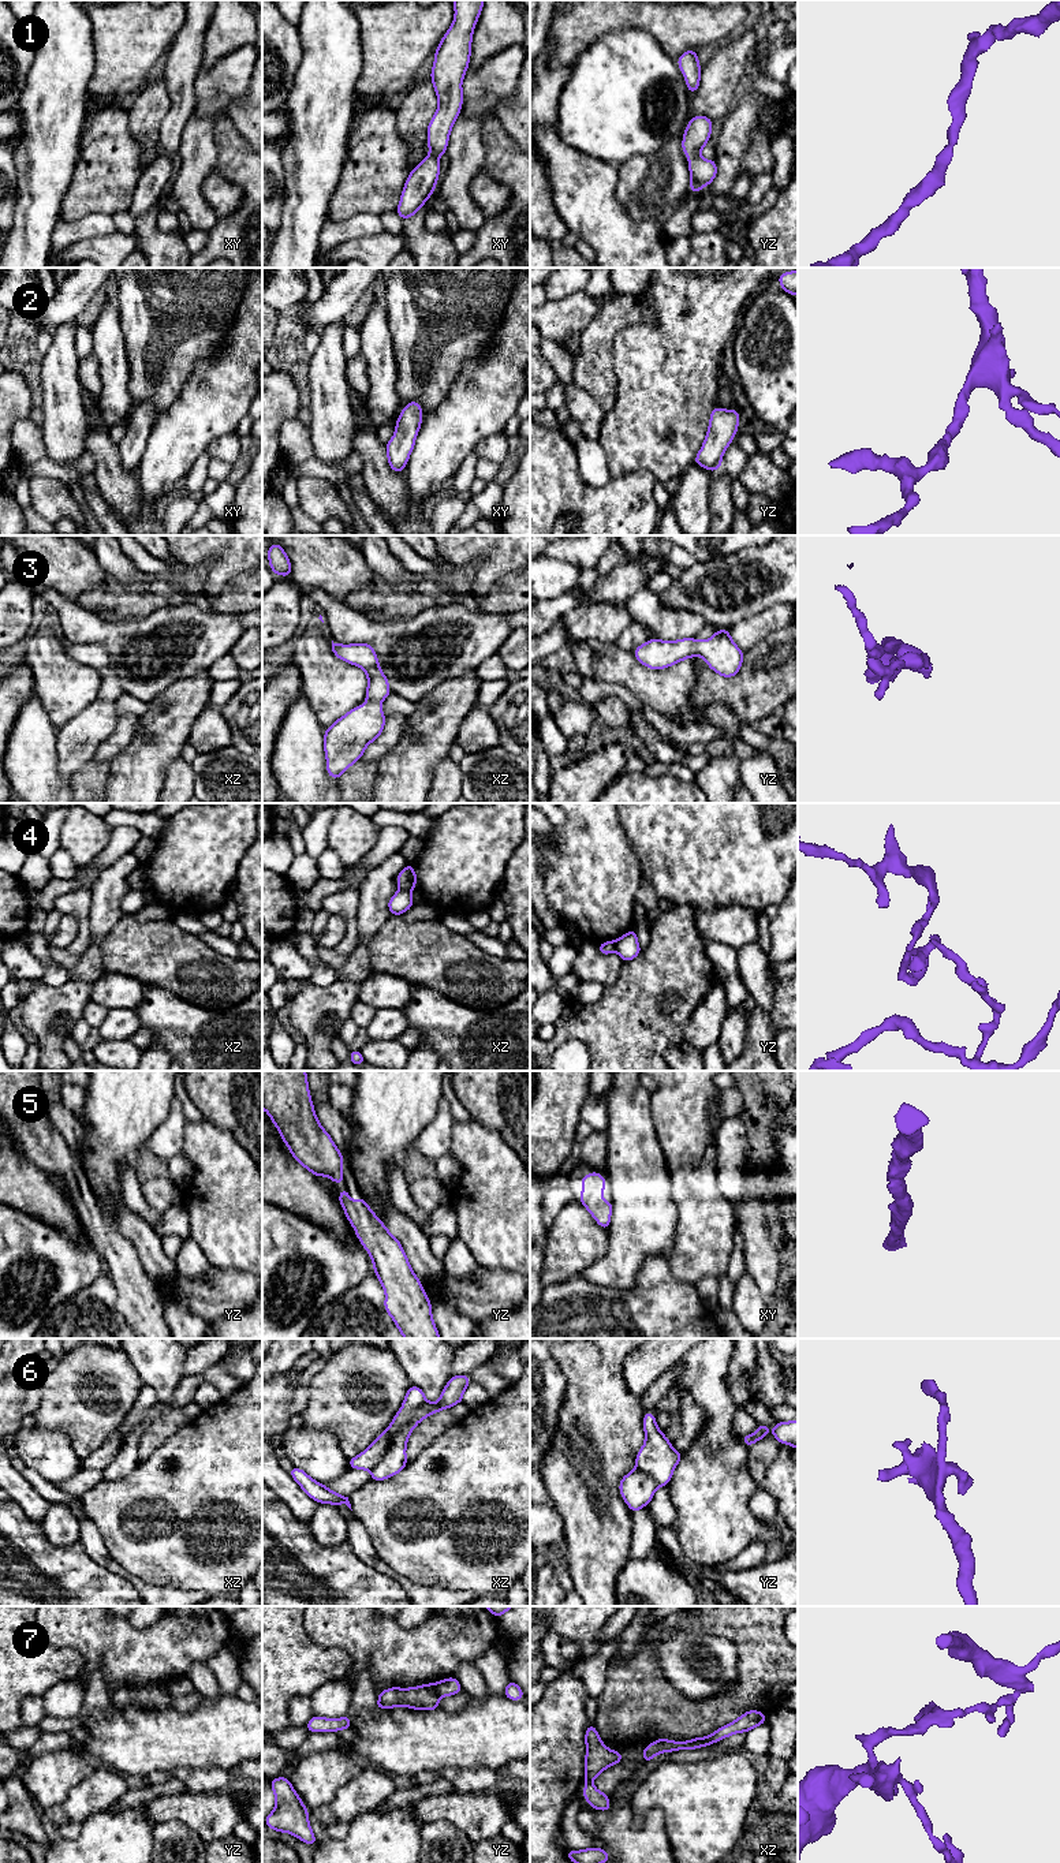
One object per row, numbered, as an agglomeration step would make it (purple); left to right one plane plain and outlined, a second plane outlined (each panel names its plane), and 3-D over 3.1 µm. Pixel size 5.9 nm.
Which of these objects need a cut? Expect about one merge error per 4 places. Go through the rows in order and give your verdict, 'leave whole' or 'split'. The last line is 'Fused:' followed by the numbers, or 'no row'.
1: leave whole
2: leave whole
3: leave whole
4: split
5: leave whole
6: split
7: split
Fused: 4, 6, 7

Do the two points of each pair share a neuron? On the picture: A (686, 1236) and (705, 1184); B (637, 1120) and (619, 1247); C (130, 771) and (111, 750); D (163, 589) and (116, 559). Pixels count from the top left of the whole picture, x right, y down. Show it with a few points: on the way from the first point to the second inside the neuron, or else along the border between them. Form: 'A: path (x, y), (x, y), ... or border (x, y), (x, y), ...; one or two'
A: path (698, 1224), (700, 1197); one
B: path (637, 1152), (637, 1216); one
C: border (135, 734), (109, 764); two
D: border (111, 575), (133, 589), (144, 589), (148, 585); two

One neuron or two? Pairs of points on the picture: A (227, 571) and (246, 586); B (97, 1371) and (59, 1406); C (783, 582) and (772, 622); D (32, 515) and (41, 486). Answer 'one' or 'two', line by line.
A: two
B: one
C: two
D: two

